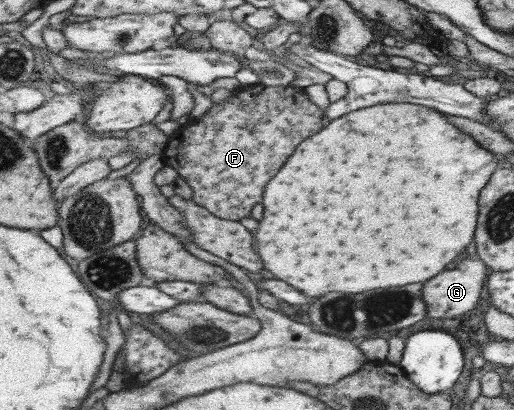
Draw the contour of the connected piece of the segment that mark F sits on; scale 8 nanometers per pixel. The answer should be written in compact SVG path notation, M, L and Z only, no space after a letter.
M262 82L242 85L232 91L222 104L212 105L206 116L180 126L171 136L162 156L165 166L171 166L192 187L192 198L196 203L225 220L240 221L252 213L256 203L262 201L268 181L278 175L296 147L308 137L318 134L326 124L324 109L312 102L304 88L290 85L267 86Z

